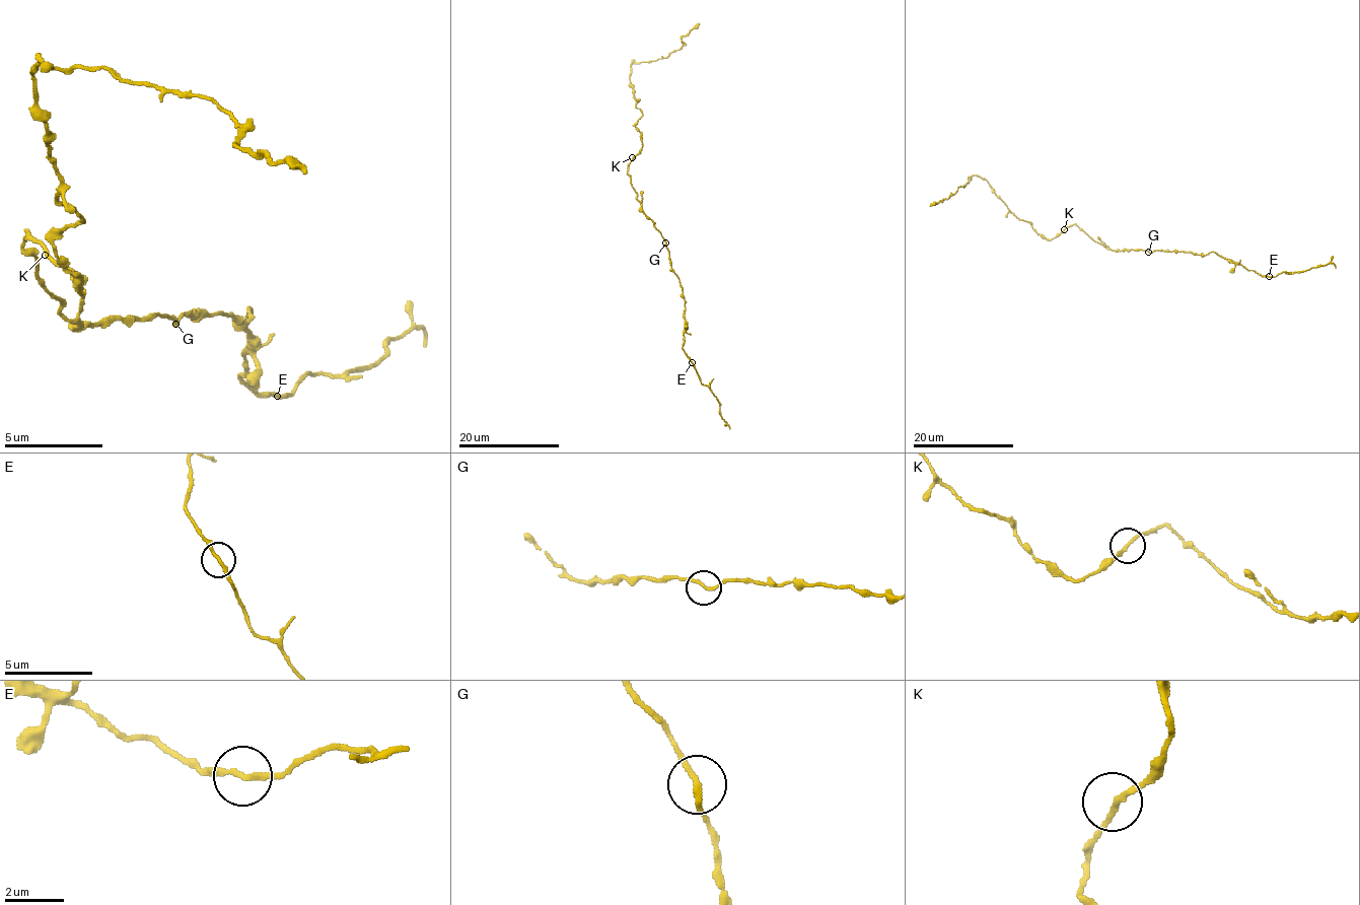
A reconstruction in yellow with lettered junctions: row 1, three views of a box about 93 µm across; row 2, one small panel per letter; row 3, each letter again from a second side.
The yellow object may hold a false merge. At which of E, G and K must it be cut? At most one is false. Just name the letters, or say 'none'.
none

